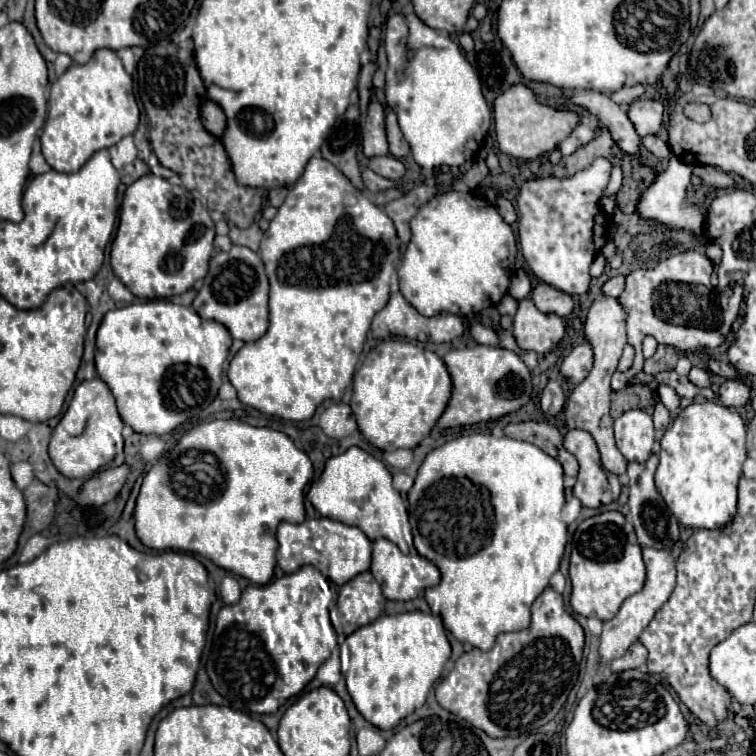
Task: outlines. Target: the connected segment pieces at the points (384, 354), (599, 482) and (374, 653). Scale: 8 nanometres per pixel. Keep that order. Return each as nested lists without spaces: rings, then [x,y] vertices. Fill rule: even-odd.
[[[386,340],[372,348],[362,366],[354,374],[352,384],[352,414],[358,422],[358,430],[362,436],[372,442],[380,450],[398,450],[398,448],[414,448],[428,432],[434,428],[438,418],[442,416],[452,394],[452,380],[444,366],[444,362],[430,350],[404,342],[404,340]]]
[[[568,430],[568,434],[564,436],[564,448],[568,452],[572,452],[578,458],[578,464],[580,464],[580,472],[578,472],[576,486],[574,486],[574,496],[582,502],[582,506],[600,508],[600,506],[614,502],[618,498],[620,490],[612,488],[612,482],[608,480],[608,474],[606,474],[604,466],[600,464],[600,454],[598,454],[594,438],[586,430]]]
[[[404,612],[404,614],[382,614],[368,626],[352,632],[340,646],[340,669],[346,687],[358,712],[376,728],[390,730],[398,726],[402,718],[412,714],[426,702],[428,690],[440,678],[446,660],[450,658],[450,644],[440,616],[424,612]]]

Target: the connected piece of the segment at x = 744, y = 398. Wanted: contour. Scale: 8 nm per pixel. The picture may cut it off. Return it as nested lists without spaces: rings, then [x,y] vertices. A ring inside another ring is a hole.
[[[726,380],[718,388],[718,402],[728,408],[742,408],[750,400],[750,388],[738,380]]]

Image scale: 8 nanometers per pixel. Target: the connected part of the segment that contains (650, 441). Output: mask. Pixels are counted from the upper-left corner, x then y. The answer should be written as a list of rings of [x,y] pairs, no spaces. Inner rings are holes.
[[[628,410],[614,420],[616,446],[628,462],[646,462],[654,446],[654,424],[646,410]]]

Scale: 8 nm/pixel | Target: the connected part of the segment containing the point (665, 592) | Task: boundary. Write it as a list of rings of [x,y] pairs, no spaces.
[[[644,548],[644,564],[646,564],[646,582],[644,588],[626,598],[624,604],[620,606],[618,614],[604,622],[604,630],[600,634],[600,646],[598,646],[598,654],[600,654],[600,662],[610,664],[614,658],[620,658],[640,636],[640,632],[650,624],[650,620],[654,618],[656,610],[662,608],[662,604],[668,600],[668,596],[674,590],[674,582],[676,582],[676,564],[674,558],[670,554],[670,550],[654,550],[654,548]]]

